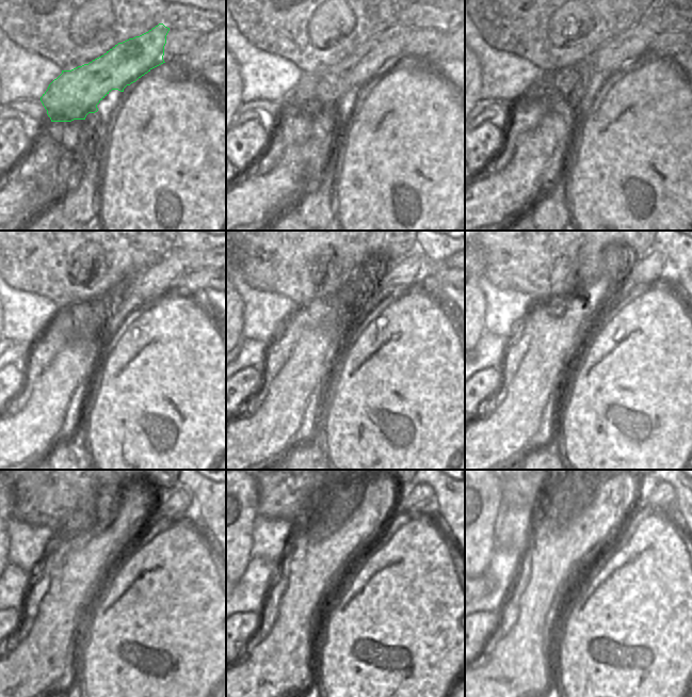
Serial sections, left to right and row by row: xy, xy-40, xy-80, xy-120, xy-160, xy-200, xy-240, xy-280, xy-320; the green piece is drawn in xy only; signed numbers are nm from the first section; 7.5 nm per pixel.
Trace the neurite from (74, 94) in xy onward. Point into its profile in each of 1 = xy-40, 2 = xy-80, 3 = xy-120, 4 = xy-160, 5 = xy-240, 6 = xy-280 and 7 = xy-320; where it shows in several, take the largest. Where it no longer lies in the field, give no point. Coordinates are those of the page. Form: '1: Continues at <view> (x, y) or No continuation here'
1: Continues at xy-40 (318, 92)
2: Continues at xy-80 (611, 57)
3: Continues at xy-120 (131, 297)
4: Continues at xy-160 (401, 276)
5: Continues at xy-240 (165, 510)
6: Continues at xy-280 (412, 506)
7: Continues at xy-320 (663, 494)

